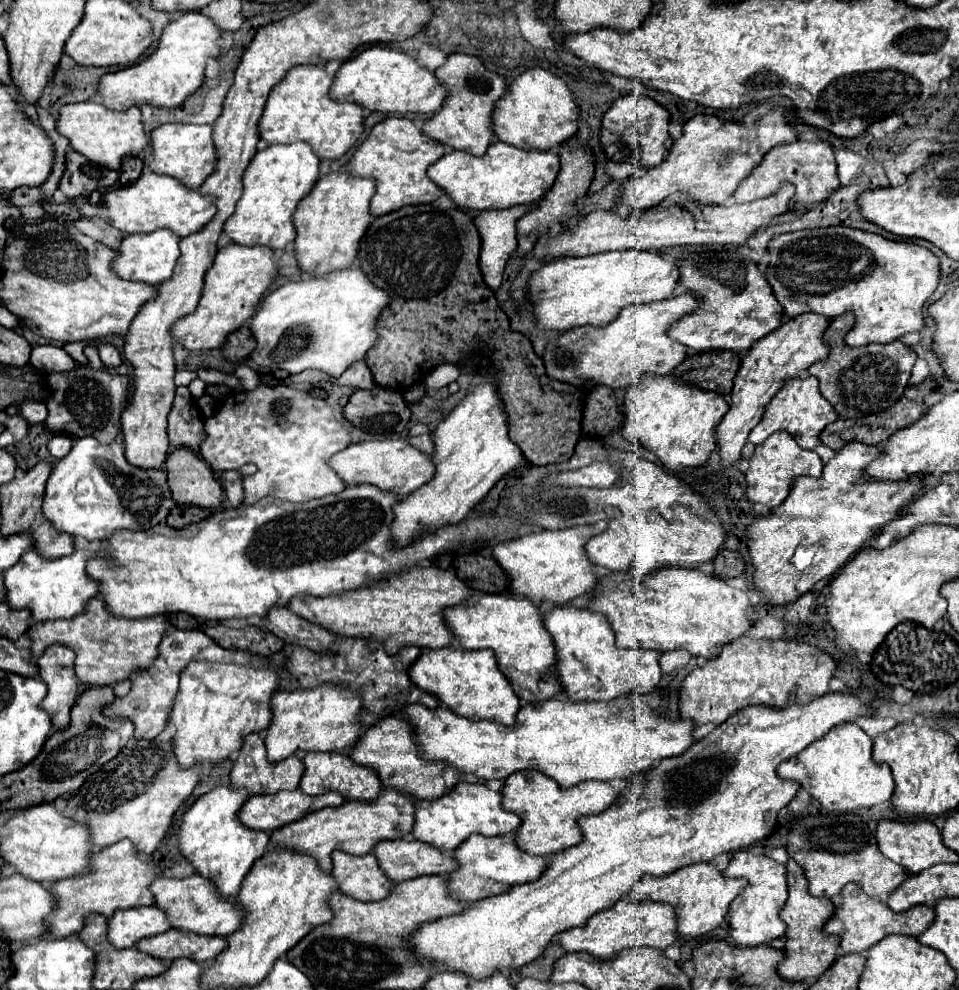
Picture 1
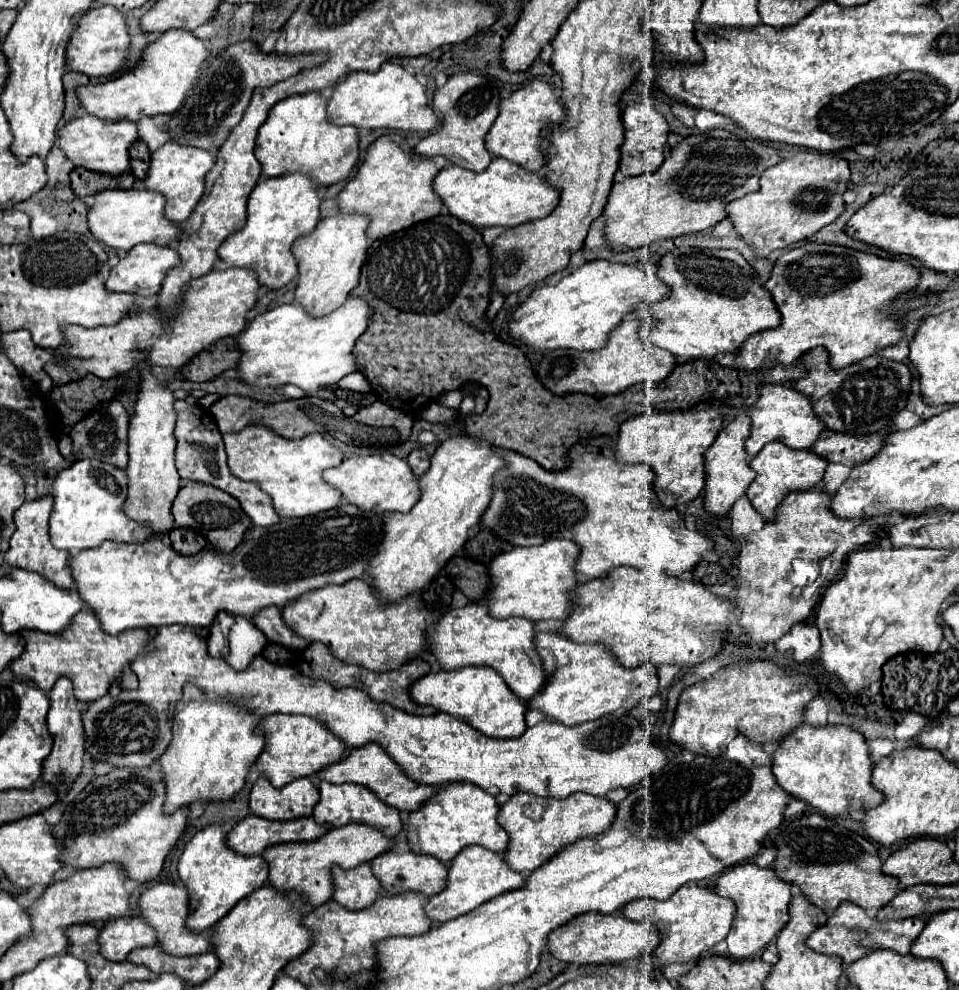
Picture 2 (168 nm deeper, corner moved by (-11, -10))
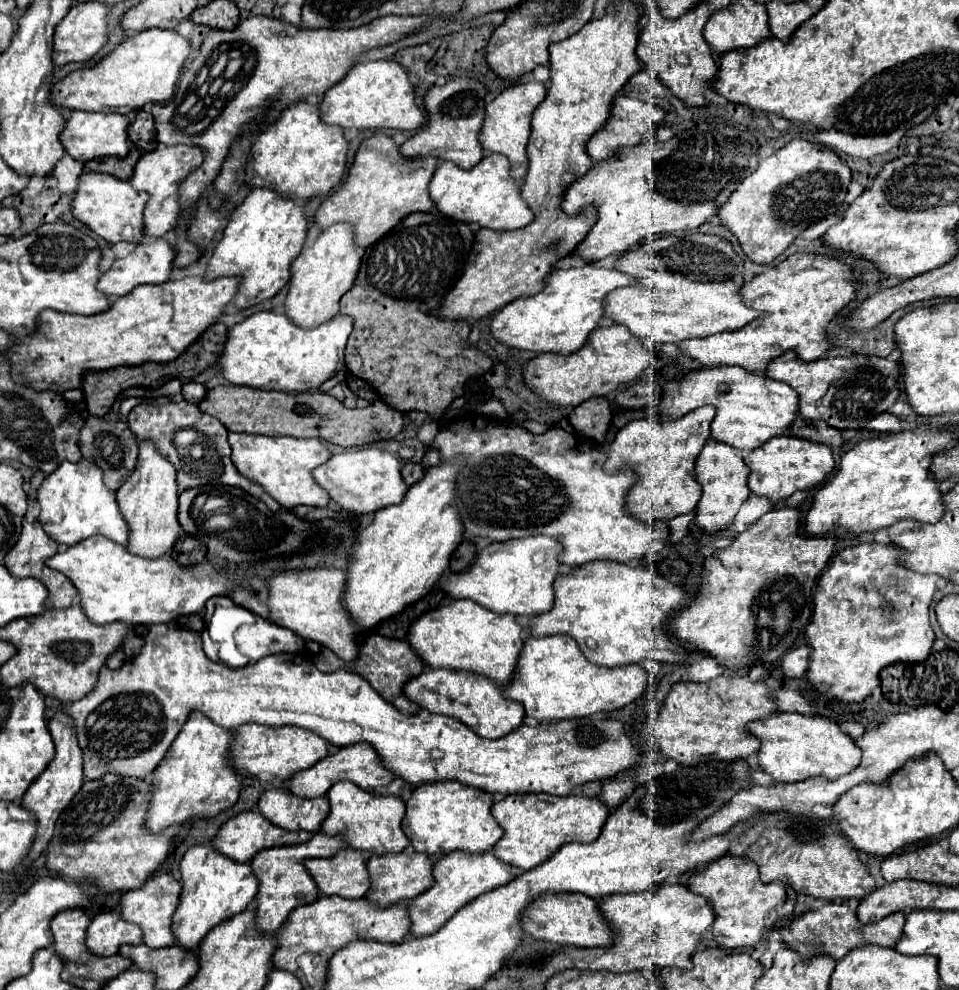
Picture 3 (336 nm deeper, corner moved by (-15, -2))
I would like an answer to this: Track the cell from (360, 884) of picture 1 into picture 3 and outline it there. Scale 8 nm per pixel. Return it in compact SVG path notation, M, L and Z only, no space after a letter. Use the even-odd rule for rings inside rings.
M346 848L332 858L314 858L306 862L308 872L316 878L324 894L336 894L348 900L362 898L370 888L370 874L364 852Z

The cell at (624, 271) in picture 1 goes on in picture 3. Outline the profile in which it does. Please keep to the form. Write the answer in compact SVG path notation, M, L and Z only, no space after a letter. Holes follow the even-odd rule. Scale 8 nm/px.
M584 264L580 268L554 270L548 276L548 282L542 292L506 304L498 312L498 316L494 316L490 326L492 336L498 338L502 344L520 350L572 354L588 342L590 332L604 318L606 296L616 288L632 284L636 284L636 278L616 268L608 270Z

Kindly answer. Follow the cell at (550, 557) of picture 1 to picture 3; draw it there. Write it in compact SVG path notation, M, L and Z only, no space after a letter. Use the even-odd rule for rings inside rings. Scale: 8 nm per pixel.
M526 536L520 540L492 542L478 552L476 562L448 580L442 578L440 586L452 598L470 598L496 614L530 614L538 616L550 612L554 606L554 580L558 576L562 544L552 536Z

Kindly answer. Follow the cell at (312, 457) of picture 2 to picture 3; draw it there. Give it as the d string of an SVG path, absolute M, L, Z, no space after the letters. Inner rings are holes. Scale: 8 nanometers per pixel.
M230 432L228 442L232 446L232 462L242 476L264 486L264 490L280 502L284 508L292 506L328 506L330 494L314 480L312 470L332 458L332 452L320 438L290 438L290 436L260 436L246 432Z

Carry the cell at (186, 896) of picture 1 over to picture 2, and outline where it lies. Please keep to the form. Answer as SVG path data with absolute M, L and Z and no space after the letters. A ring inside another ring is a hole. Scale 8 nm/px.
M162 882L162 884L154 884L148 890L142 892L142 896L138 898L138 910L140 916L148 922L148 926L152 926L156 930L158 936L158 946L164 946L164 950L168 950L168 954L184 954L184 956L192 956L192 954L204 954L208 950L212 950L208 934L192 934L184 920L188 916L188 892L186 888Z

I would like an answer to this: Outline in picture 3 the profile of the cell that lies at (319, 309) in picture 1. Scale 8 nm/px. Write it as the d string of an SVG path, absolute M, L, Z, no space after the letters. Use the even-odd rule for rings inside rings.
M256 312L228 332L220 364L224 378L238 386L280 392L306 392L330 380L342 366L342 354L354 318L338 314L316 328L300 328L286 314Z

